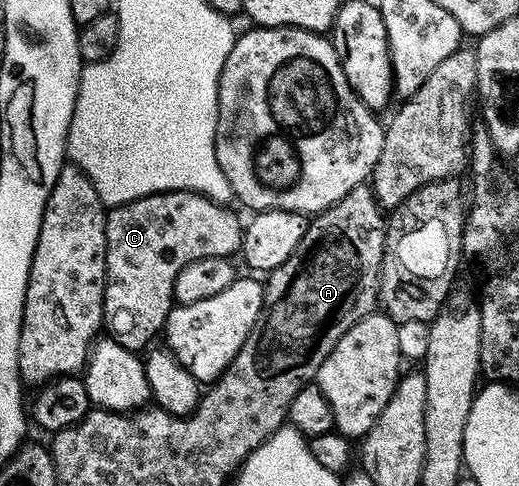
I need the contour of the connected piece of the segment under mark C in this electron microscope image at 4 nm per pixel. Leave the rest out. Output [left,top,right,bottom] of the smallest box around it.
[103,191,244,353]

